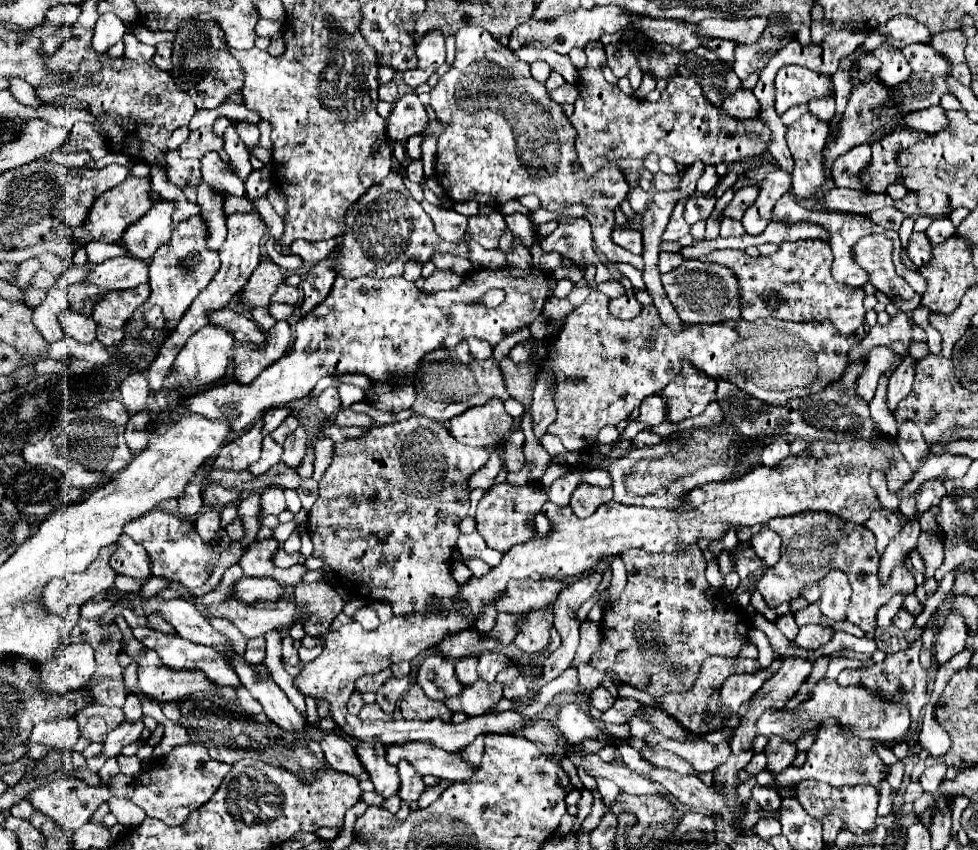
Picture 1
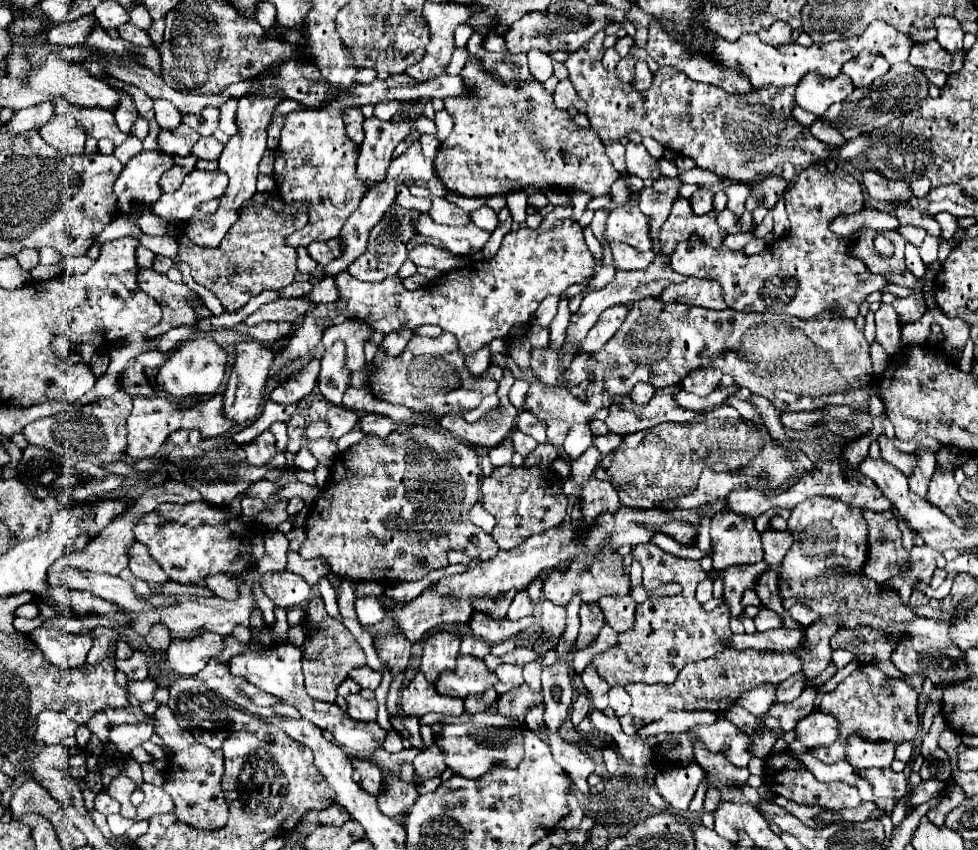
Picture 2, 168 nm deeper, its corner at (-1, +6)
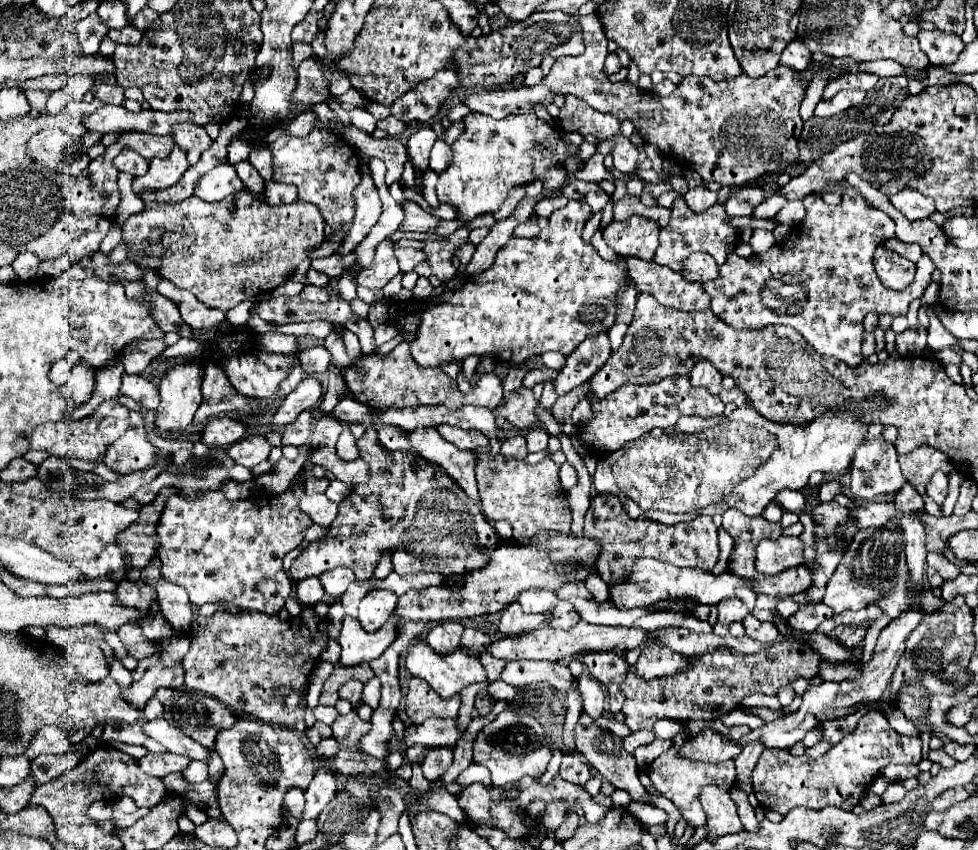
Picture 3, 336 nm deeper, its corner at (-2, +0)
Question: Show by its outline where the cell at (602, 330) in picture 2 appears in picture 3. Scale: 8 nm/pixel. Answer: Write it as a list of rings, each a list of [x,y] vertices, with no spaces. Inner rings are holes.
[[[599,333],[595,337],[585,339],[575,347],[575,351],[567,357],[565,367],[559,371],[555,379],[555,393],[557,397],[569,393],[571,389],[579,387],[581,383],[589,381],[609,359],[609,337],[607,333]]]

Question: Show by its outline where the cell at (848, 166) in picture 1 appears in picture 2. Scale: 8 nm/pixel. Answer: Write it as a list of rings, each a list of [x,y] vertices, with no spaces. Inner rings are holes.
[[[870,169],[862,171],[862,183],[870,193],[870,197],[880,201],[906,201],[912,197],[910,185],[906,181],[890,181]]]

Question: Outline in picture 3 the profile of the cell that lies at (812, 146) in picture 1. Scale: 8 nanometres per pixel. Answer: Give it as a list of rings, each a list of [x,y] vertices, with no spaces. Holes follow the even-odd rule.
[[[845,187],[845,195],[841,205],[827,205],[817,195],[807,195],[803,199],[806,210],[805,220],[797,225],[795,237],[785,243],[777,243],[763,255],[755,255],[751,259],[743,259],[739,255],[729,255],[725,265],[721,265],[721,277],[715,281],[705,281],[705,293],[711,297],[711,311],[725,321],[733,329],[761,329],[767,325],[791,325],[797,329],[805,341],[821,355],[835,357],[849,367],[857,367],[865,361],[861,353],[863,343],[863,319],[867,313],[887,313],[891,317],[907,315],[907,307],[913,299],[921,297],[927,285],[931,283],[931,275],[935,271],[933,261],[922,255],[916,263],[915,281],[903,291],[891,291],[881,285],[873,267],[873,253],[881,241],[895,237],[895,224],[889,215],[871,207],[857,189]],[[789,283],[801,283],[801,297],[783,297],[781,287]]]

